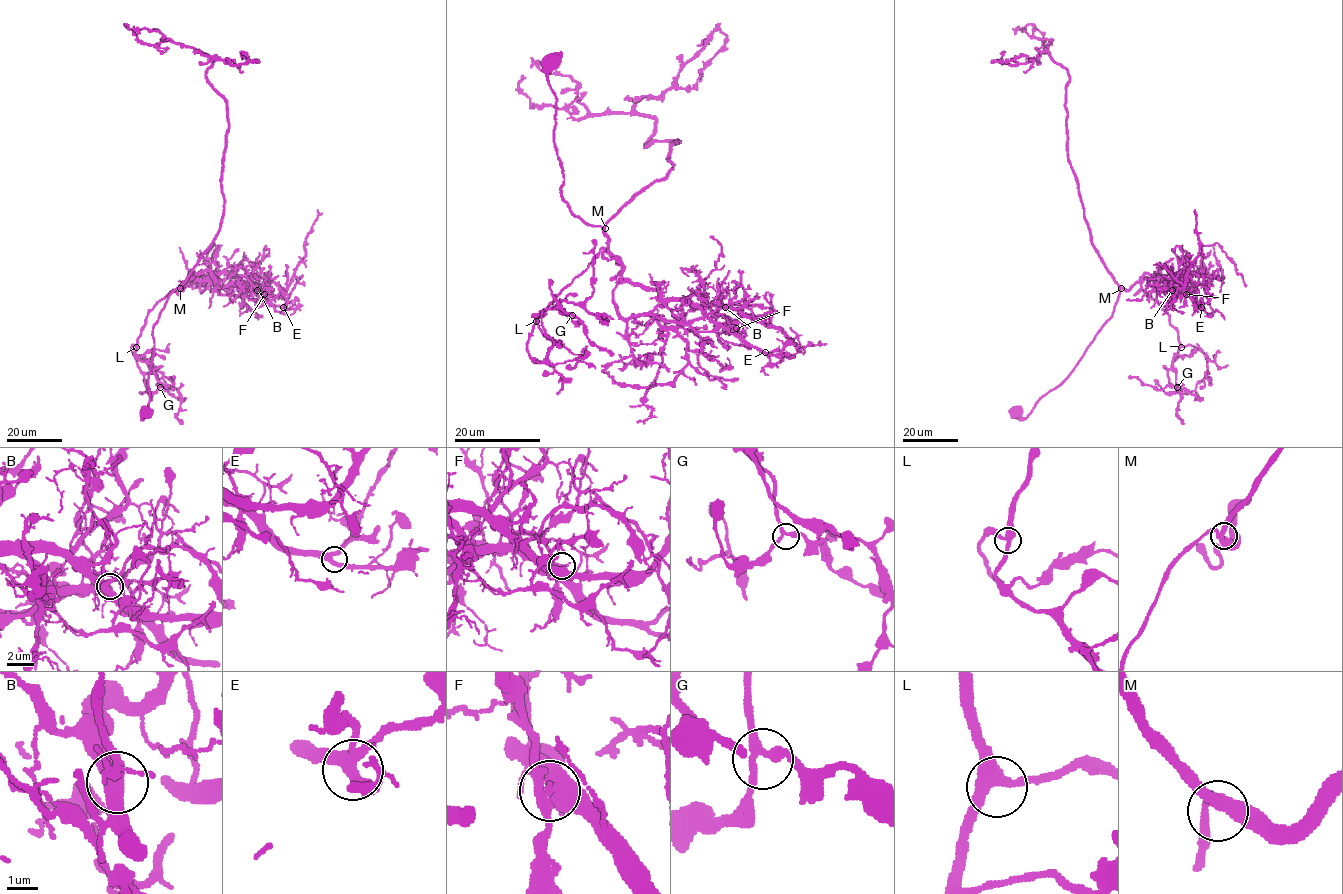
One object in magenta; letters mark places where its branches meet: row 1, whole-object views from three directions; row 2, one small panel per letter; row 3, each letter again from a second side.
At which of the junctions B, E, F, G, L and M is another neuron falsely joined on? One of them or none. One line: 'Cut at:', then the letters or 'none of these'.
Cut at: F

